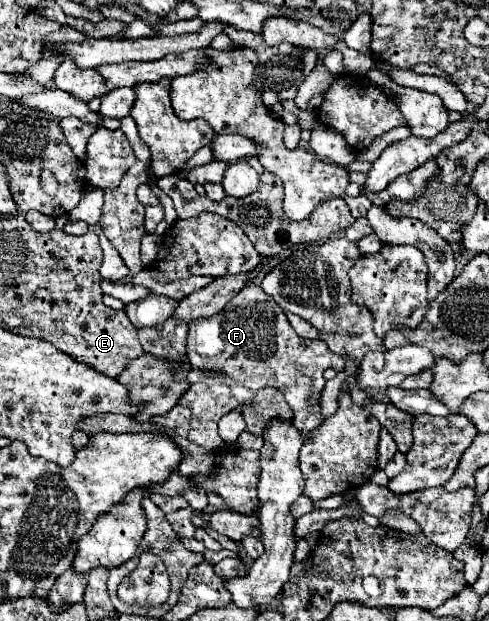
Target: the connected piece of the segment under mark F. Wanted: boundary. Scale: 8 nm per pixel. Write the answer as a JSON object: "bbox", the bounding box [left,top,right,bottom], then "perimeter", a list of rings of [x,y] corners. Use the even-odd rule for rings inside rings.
{"bbox":[187,284,345,432],"perimeter":[[[255,284],[245,286],[245,290],[241,290],[241,294],[237,294],[219,314],[189,322],[187,356],[193,366],[221,370],[253,392],[265,386],[283,390],[287,404],[293,410],[293,424],[303,432],[309,432],[323,422],[321,408],[317,404],[307,404],[309,398],[319,398],[325,386],[323,372],[327,368],[345,370],[345,360],[339,354],[333,354],[325,342],[299,338],[279,304]]]}

